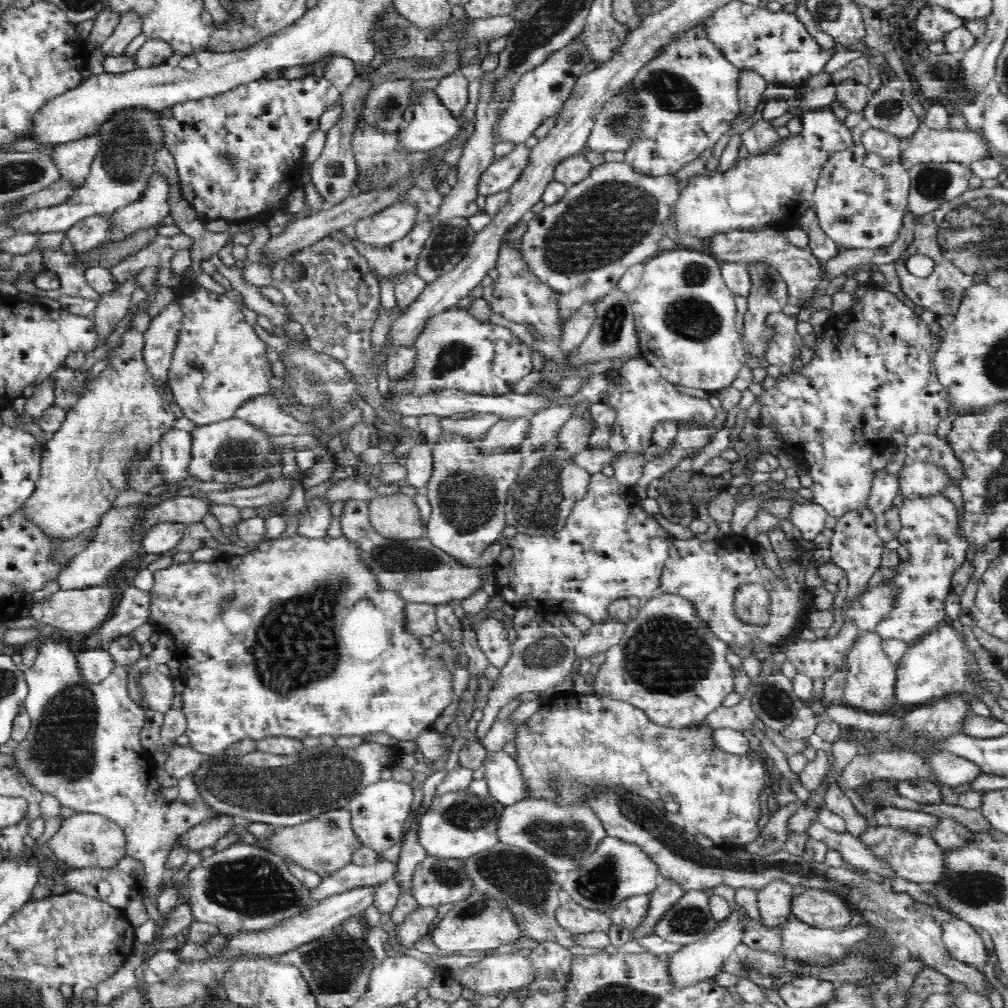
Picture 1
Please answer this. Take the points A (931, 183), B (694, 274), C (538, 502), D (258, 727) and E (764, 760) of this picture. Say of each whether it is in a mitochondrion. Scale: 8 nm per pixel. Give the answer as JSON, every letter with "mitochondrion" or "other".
{"A":"mitochondrion","B":"mitochondrion","C":"mitochondrion","D":"other","E":"other"}

